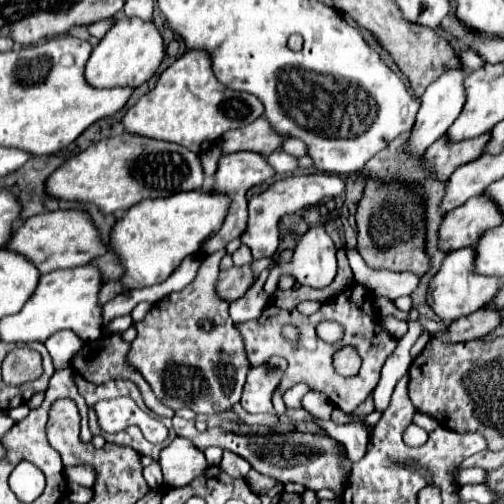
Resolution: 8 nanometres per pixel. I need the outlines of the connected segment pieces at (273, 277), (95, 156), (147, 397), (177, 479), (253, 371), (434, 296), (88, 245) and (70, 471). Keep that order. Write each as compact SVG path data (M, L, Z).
M324 198L322 202L318 202L316 206L310 206L306 210L304 218L310 224L310 230L300 238L300 242L298 242L298 246L294 250L292 260L290 262L282 262L278 268L272 268L272 272L270 272L270 276L268 276L266 284L264 284L264 292L268 296L272 296L278 290L278 280L282 276L292 276L298 284L306 284L310 288L326 288L328 284L332 284L338 266L336 266L336 246L334 246L332 238L324 232L324 226L322 226L320 214L318 214L318 206L324 204L324 202L328 202L328 198Z
M124 132L92 144L88 150L70 158L46 182L48 194L70 202L92 202L104 214L128 210L146 198L162 198L184 190L202 188L204 172L200 156L188 148L164 140L154 140Z
M106 336L106 338L98 338L96 342L88 342L82 346L82 350L76 354L76 358L72 360L72 370L76 374L80 374L82 378L86 378L88 382L94 382L94 384L102 384L102 382L108 382L108 380L130 380L138 386L146 406L156 414L156 416L162 416L162 418L172 418L174 416L174 410L170 410L168 406L164 406L162 402L158 402L158 398L154 398L154 392L150 390L150 386L146 386L146 380L136 372L132 370L128 364L126 364L126 354L130 350L130 344L126 344L120 336Z
M176 438L162 448L160 466L166 486L184 486L208 468L202 450L188 438Z
M274 356L266 366L254 366L248 372L242 400L240 404L250 412L250 414L276 414L272 406L272 392L276 390L278 382L282 380L282 374L286 370L288 362L286 358Z
M462 248L454 250L446 256L440 272L434 276L430 290L428 290L428 304L442 320L458 320L462 316L470 316L474 310L484 308L490 298L498 292L498 286L502 286L502 278L490 278L474 274L474 248Z
M56 210L56 212L44 212L38 216L28 218L20 228L14 230L14 236L10 238L8 250L18 252L18 254L26 254L26 258L30 262L34 262L34 266L38 266L38 270L42 274L48 274L50 270L58 270L58 268L74 268L74 266L82 266L88 264L90 260L106 254L106 246L102 242L102 236L92 220L92 216L84 210Z
M92 466L66 468L66 476L68 476L68 480L72 480L72 482L76 482L80 486L86 486L86 488L94 486L94 468Z

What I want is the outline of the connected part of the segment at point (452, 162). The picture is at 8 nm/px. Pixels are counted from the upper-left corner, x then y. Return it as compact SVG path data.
M490 132L482 134L482 138L472 138L466 142L446 142L446 134L426 150L428 168L438 174L440 180L448 180L448 176L462 164L472 162L482 156L486 150L486 142L490 140Z

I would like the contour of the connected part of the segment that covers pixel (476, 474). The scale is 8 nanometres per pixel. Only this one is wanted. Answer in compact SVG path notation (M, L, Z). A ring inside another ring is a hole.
M474 467L460 469L458 471L458 482L461 486L466 484L481 484L486 481L486 471L482 468Z

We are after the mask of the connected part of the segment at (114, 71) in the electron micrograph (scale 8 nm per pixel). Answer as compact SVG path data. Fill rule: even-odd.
M120 18L92 50L92 56L86 64L86 80L96 88L114 88L114 86L132 86L148 82L158 66L164 60L164 38L158 32L154 22L142 18Z

